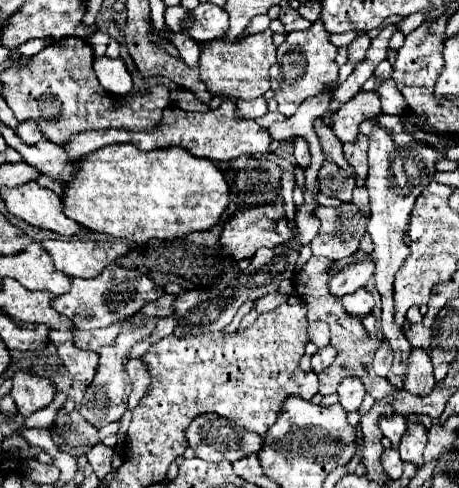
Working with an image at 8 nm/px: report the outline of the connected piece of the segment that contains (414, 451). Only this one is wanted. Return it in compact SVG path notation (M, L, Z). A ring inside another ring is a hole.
M407 422L407 432L399 442L399 452L405 462L415 462L417 466L423 464L423 450L427 444L427 430L419 422Z

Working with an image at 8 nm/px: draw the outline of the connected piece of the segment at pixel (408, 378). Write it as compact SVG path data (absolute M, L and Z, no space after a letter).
M411 348L407 358L407 372L403 376L403 384L411 394L429 394L431 386L435 386L433 364L423 348Z

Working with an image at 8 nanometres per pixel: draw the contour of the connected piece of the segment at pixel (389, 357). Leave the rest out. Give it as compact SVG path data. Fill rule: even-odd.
M383 344L377 354L375 354L375 360L373 360L373 368L379 376L387 376L389 370L391 370L391 364L393 364L393 354L391 354L391 346L389 344Z

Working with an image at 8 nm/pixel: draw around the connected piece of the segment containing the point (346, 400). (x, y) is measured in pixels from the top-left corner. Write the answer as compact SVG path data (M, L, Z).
M347 376L339 384L337 394L339 394L339 404L343 406L343 410L353 412L353 410L359 410L365 396L365 388L359 378Z

